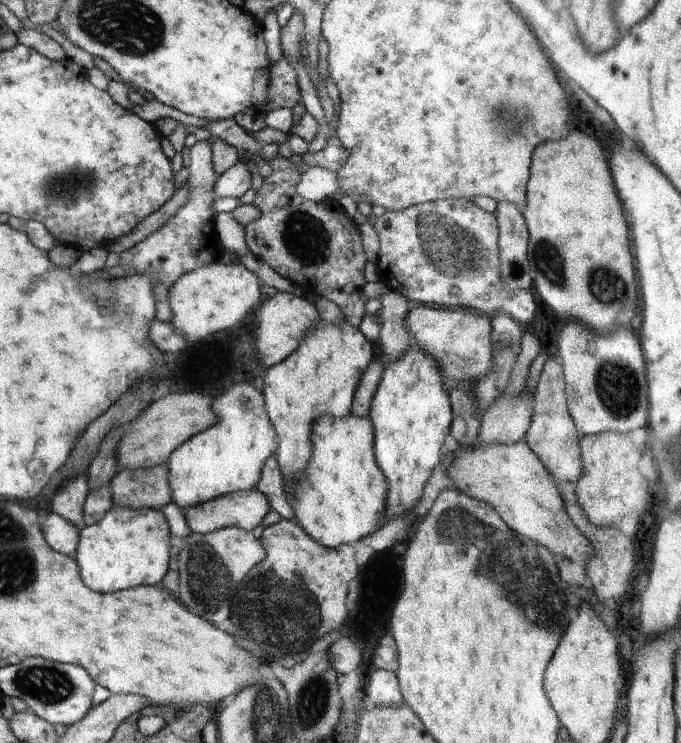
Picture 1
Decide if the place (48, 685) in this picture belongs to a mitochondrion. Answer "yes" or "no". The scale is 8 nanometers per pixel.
yes

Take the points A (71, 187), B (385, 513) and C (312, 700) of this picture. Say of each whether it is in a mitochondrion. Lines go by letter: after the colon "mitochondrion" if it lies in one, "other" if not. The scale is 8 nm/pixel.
A: mitochondrion
B: other
C: mitochondrion

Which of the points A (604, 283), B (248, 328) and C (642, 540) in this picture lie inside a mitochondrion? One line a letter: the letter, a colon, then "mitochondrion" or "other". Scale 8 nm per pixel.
A: mitochondrion
B: other
C: other

